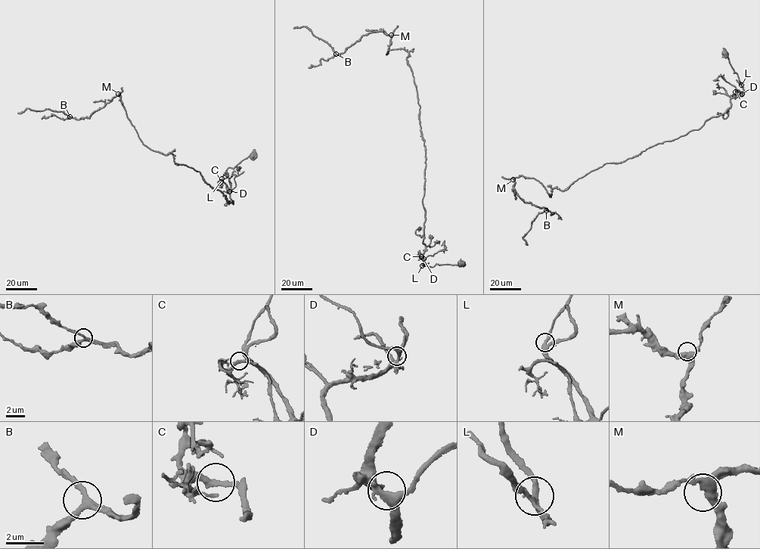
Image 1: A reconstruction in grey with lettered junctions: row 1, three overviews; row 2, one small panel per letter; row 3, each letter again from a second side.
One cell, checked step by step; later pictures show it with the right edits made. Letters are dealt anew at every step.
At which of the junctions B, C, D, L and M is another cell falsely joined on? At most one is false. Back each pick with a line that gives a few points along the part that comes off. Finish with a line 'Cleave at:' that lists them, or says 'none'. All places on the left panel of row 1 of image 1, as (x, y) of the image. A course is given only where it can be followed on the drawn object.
Cleave at: none

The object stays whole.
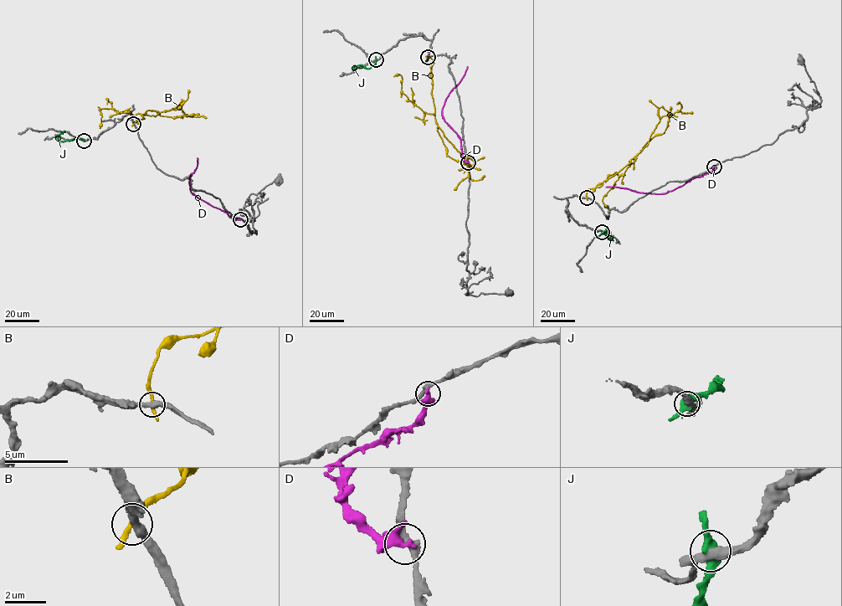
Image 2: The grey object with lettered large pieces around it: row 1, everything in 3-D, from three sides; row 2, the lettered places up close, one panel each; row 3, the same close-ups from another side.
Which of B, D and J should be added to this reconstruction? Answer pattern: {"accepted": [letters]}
{"accepted": []}

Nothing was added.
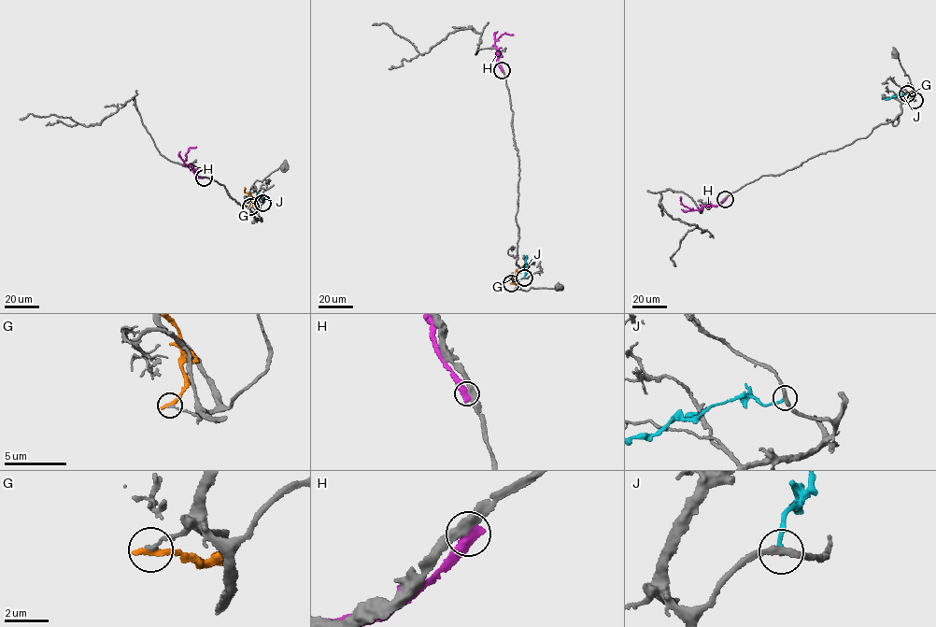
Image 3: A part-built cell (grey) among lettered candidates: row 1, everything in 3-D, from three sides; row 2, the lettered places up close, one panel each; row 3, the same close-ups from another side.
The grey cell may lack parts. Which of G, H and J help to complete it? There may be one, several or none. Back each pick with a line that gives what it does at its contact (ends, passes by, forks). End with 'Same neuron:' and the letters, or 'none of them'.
Same neuron: none of them

